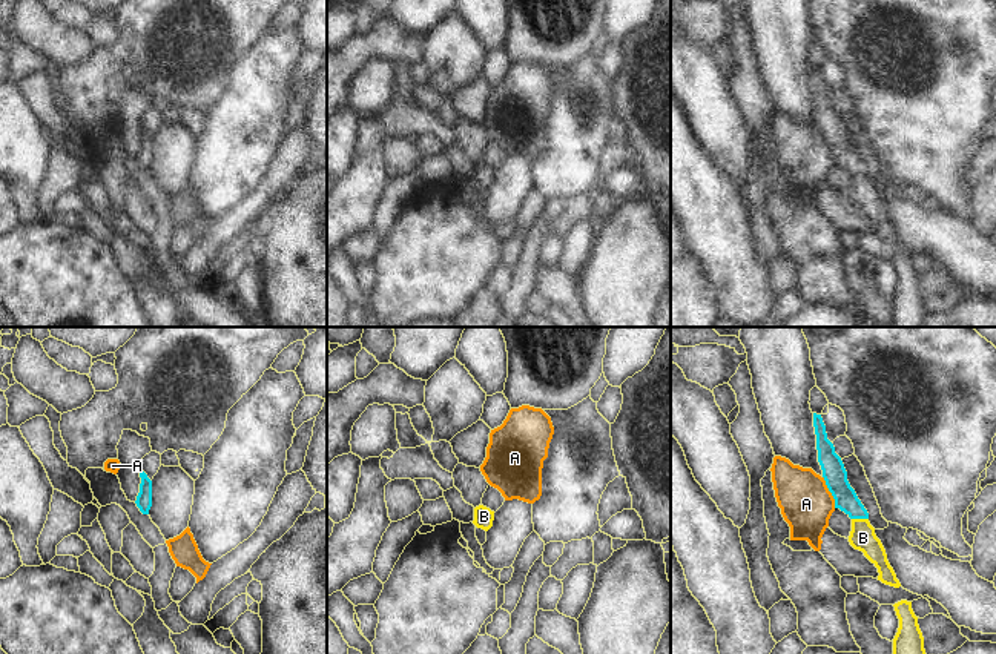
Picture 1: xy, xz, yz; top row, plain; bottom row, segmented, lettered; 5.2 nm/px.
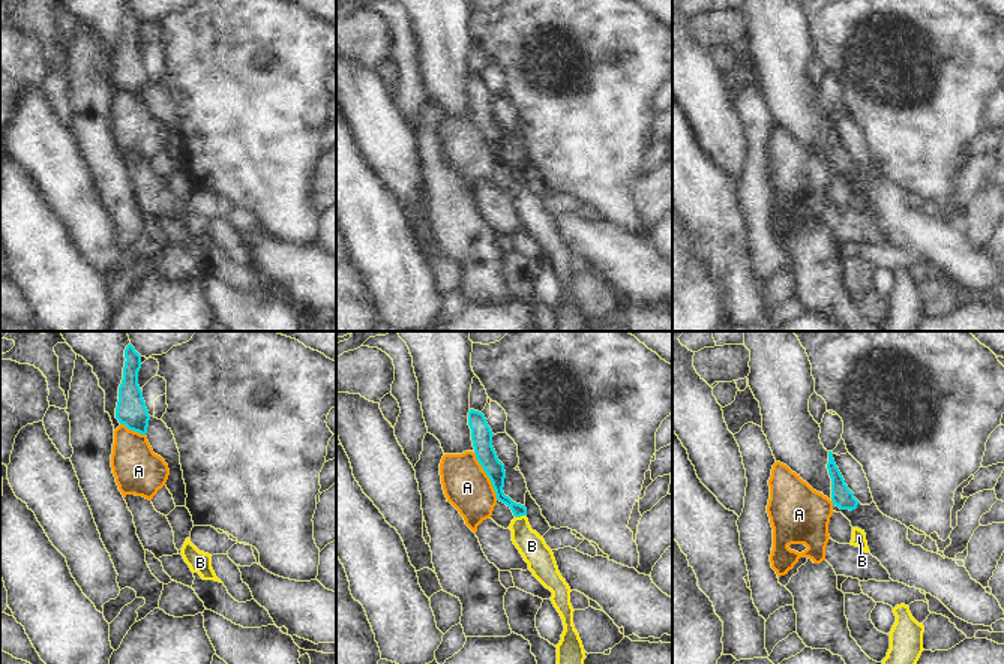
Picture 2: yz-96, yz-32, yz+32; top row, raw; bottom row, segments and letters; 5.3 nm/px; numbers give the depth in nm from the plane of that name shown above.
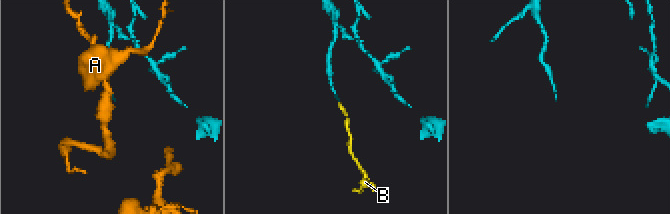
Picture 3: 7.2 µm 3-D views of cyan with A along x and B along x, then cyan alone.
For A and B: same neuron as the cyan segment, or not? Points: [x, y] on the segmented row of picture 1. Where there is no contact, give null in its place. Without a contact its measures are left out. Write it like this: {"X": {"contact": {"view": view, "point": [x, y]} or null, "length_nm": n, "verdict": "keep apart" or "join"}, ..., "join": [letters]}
{"A": {"contact": {"view": "yz", "point": [829, 490]}, "length_nm": 180, "verdict": "keep apart"}, "B": {"contact": {"view": "yz", "point": [860, 518]}, "length_nm": 90, "verdict": "join"}, "join": ["B"]}

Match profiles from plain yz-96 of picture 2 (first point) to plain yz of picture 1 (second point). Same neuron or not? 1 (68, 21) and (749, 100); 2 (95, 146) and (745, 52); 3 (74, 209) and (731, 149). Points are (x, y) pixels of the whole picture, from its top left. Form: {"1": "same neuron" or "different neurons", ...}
{"1": "same neuron", "2": "different neurons", "3": "same neuron"}

